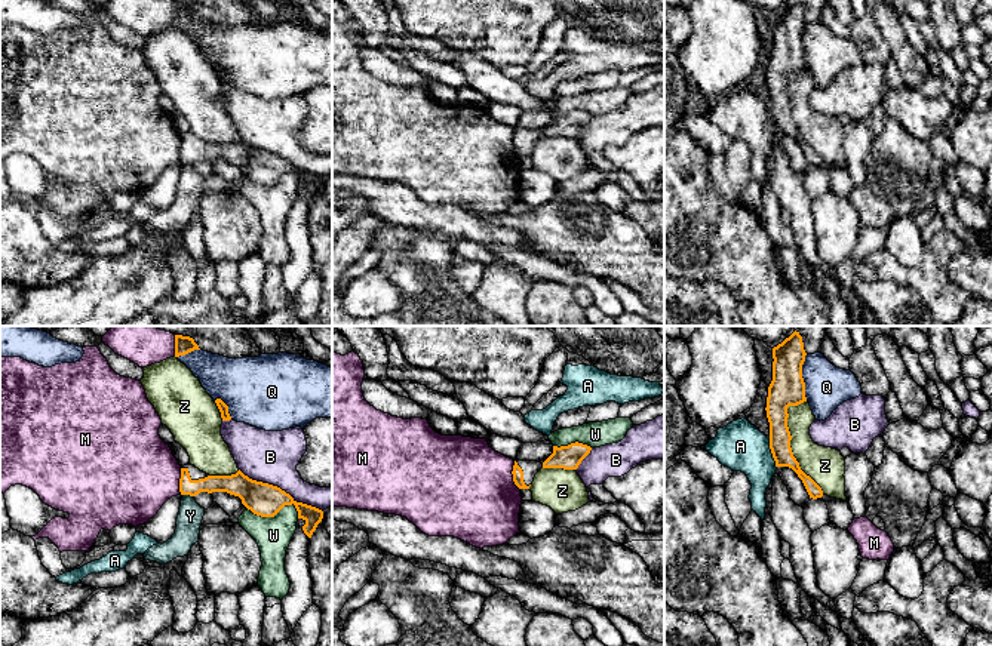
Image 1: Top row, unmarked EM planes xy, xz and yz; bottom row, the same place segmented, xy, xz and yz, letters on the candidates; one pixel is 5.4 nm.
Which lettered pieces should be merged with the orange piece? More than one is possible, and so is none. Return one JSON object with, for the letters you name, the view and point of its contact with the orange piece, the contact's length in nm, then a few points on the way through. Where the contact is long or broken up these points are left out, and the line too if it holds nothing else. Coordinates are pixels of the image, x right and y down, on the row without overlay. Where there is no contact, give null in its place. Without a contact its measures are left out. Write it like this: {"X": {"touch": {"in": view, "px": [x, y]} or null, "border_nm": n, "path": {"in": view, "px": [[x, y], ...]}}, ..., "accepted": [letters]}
{"accepted": []}

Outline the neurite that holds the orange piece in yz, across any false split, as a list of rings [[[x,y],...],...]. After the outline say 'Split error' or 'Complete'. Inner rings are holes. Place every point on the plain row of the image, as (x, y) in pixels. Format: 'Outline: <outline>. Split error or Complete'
Outline: [[[793,0],[781,12],[773,16],[773,49],[768,55],[767,86],[770,90],[770,117],[776,135],[789,135],[802,148],[810,166],[823,164],[821,156],[807,144],[790,116],[790,99],[787,95],[787,76],[807,70],[802,33],[805,18],[799,0]]]. Complete

